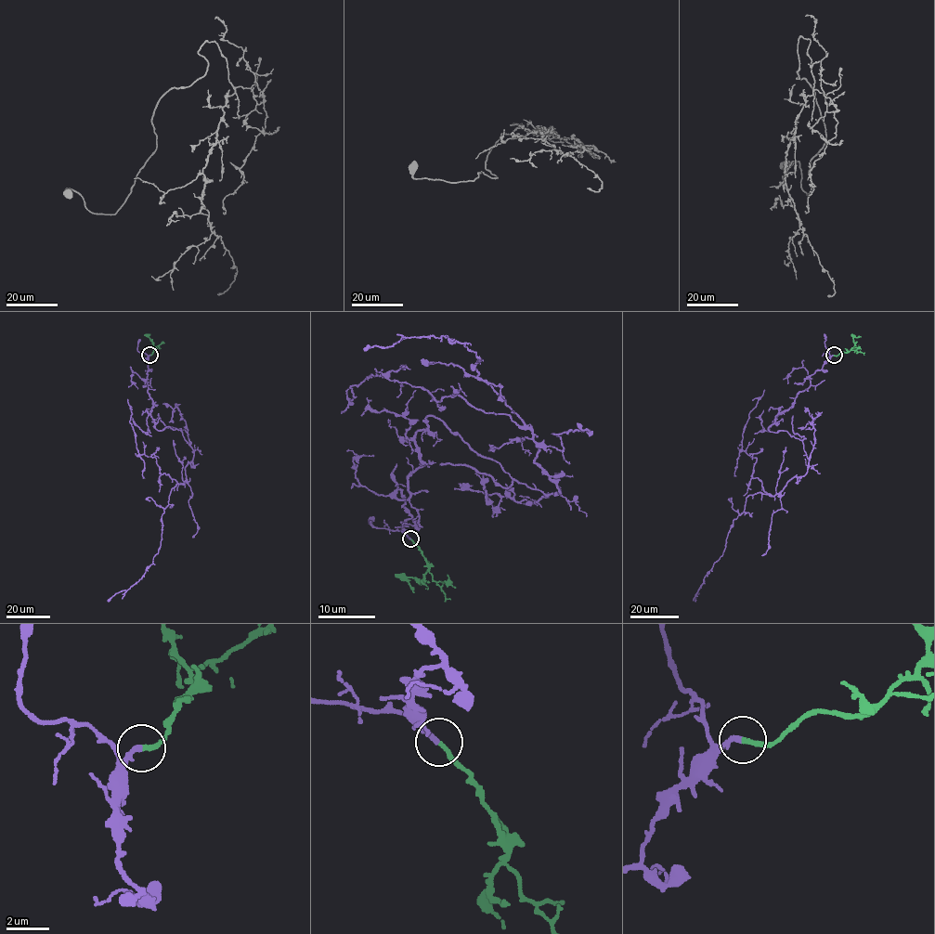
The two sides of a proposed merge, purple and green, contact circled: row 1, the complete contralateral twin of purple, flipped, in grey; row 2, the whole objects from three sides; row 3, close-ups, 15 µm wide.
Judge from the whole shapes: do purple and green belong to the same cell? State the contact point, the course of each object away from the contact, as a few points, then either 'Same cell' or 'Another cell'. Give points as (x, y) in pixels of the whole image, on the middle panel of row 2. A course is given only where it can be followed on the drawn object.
Place: (410, 538). Course of purple: (410, 538), (396, 490), (408, 499), (430, 416), (512, 479), (562, 492), (463, 343), (365, 350). Course of green: (410, 538), (422, 553), (428, 569), (421, 580), (407, 578), (414, 592). Same cell

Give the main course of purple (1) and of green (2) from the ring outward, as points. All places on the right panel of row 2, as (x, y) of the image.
1: (833, 355), (768, 428), (802, 441), (807, 472), (772, 496), (746, 497), (695, 601)
2: (833, 355), (850, 351), (854, 345), (853, 338), (861, 336)

